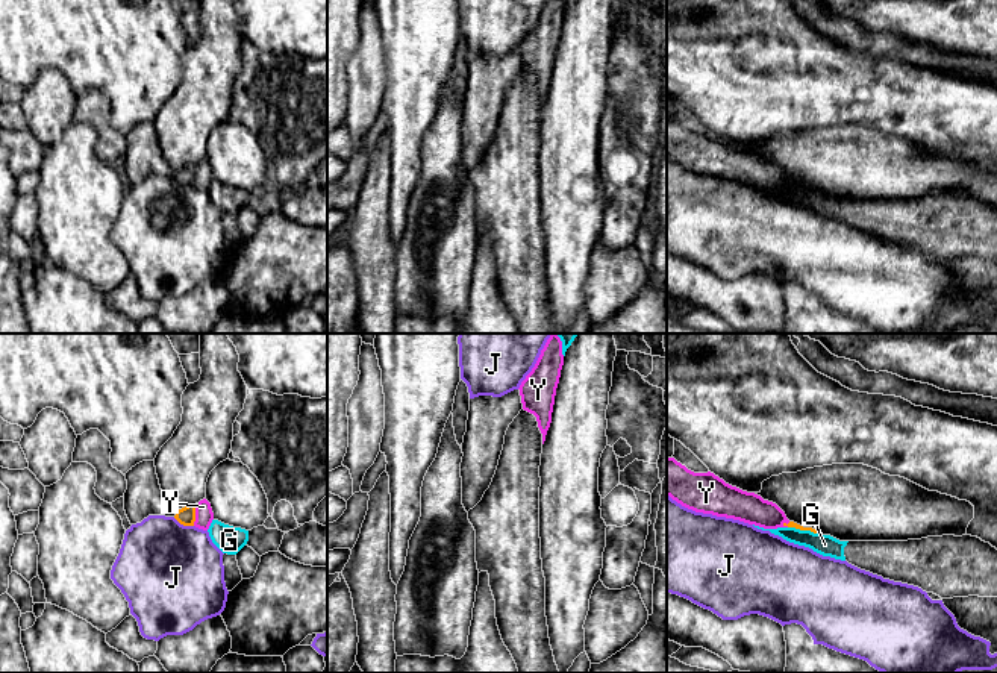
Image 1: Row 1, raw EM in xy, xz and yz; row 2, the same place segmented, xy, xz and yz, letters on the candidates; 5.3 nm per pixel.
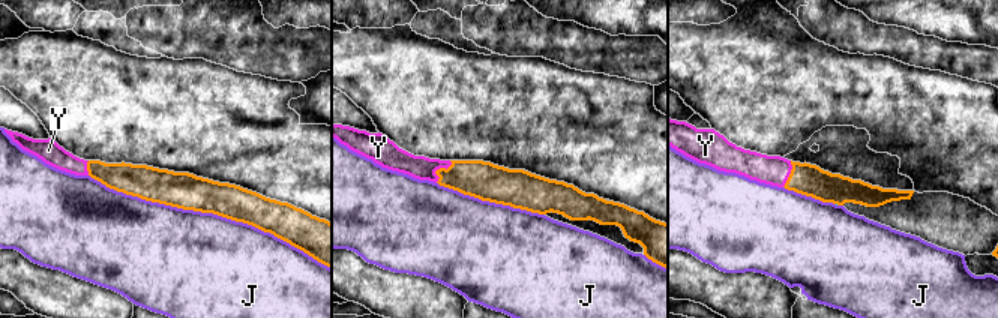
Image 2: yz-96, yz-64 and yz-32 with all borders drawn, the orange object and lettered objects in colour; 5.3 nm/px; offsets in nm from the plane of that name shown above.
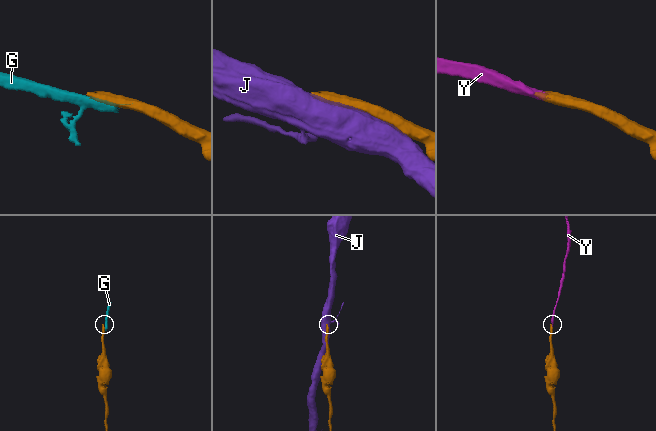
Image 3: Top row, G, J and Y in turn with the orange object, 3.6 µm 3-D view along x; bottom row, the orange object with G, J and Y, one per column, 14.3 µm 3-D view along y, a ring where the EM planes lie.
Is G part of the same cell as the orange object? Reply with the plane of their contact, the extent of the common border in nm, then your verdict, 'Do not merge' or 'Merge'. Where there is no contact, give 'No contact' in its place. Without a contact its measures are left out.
Touches orange in yz. Shared border 170 nm. Do not merge

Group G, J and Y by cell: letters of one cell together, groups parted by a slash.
G / J / Y

